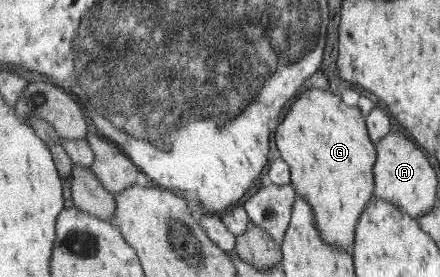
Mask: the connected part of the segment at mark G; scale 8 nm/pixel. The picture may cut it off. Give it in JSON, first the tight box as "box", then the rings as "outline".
{"box":[276,89,376,253],"outline":[[[309,89],[287,112],[277,127],[276,147],[292,171],[292,185],[298,197],[309,201],[317,229],[331,247],[353,253],[357,223],[376,190],[374,165],[376,143],[370,136],[366,117],[349,107],[329,89]]]}

